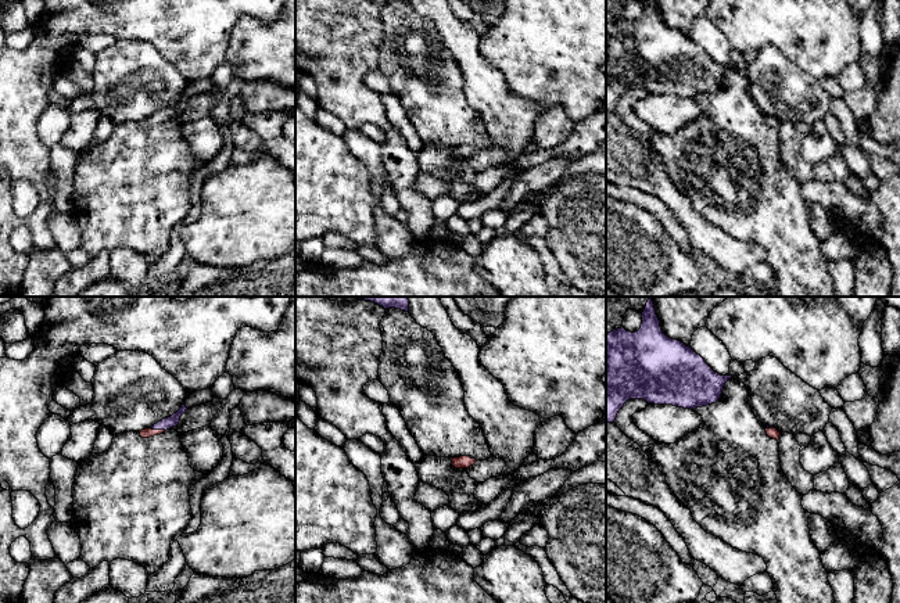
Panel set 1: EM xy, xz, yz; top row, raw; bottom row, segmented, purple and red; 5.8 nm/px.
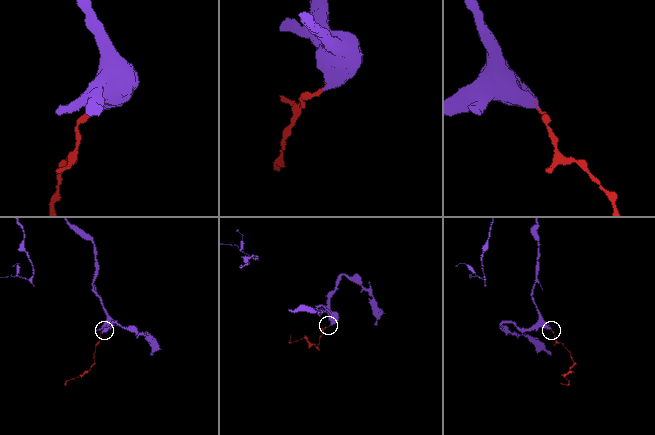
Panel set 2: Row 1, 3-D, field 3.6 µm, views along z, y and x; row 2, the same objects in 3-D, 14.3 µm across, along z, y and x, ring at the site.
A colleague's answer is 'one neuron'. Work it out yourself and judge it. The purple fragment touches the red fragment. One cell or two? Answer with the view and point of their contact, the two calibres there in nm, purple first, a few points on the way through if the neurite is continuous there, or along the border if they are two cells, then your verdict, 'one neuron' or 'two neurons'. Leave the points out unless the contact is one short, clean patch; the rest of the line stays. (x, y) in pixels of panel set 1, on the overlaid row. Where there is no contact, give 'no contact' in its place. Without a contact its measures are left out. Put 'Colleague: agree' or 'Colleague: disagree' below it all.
xy (158, 429) | 70/60 nm | across xy (174, 420), (158, 429), (147, 433) | one neuron
Colleague: agree

